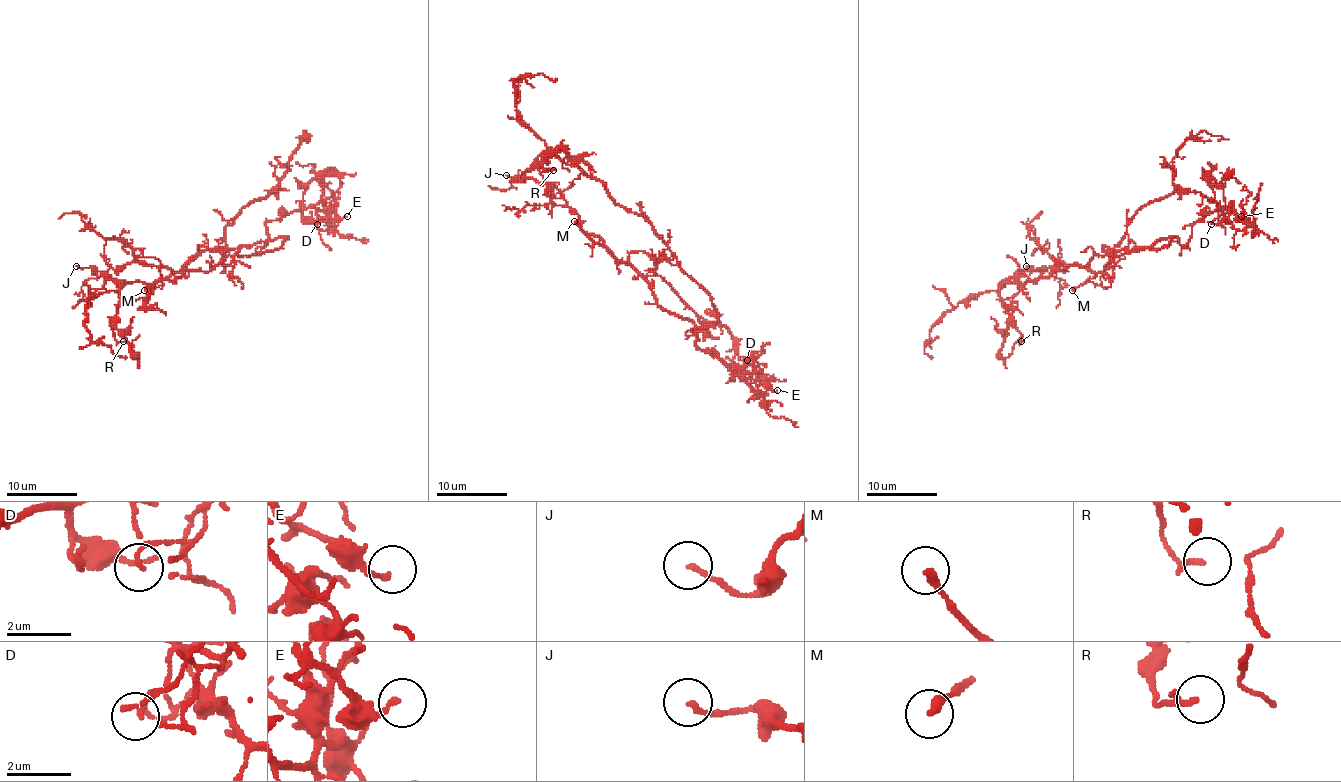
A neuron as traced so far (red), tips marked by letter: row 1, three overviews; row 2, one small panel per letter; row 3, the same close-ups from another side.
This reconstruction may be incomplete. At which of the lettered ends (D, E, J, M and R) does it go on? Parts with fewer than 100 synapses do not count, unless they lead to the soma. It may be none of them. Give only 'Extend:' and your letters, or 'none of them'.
Extend: M

